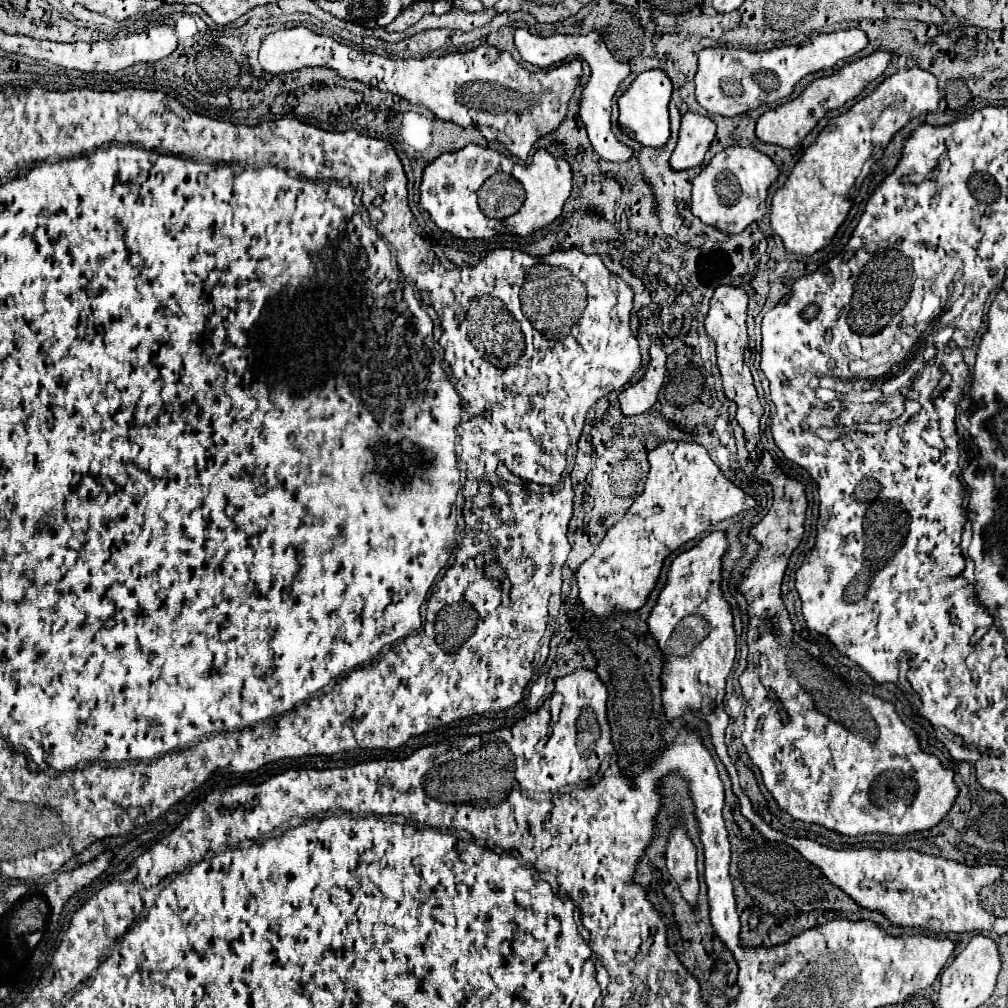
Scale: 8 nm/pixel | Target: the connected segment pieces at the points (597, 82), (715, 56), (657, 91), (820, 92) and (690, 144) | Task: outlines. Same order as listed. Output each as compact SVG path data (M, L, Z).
M518 28L516 30L516 48L522 54L522 58L534 66L546 66L546 64L554 64L556 60L564 60L568 56L580 56L582 60L586 60L590 64L592 76L588 80L588 86L584 88L582 94L582 102L580 102L580 118L588 130L590 142L596 150L596 154L602 160L610 160L610 162L626 162L632 156L632 148L622 144L614 132L612 132L612 124L610 124L610 114L612 114L612 98L620 86L620 82L632 72L630 64L618 62L614 60L614 56L610 54L610 50L606 48L600 32L590 32L584 36L570 36L570 34L554 34L554 36L534 36L530 34L526 28Z
M862 28L820 34L800 46L782 46L766 52L748 52L736 48L704 48L700 52L696 82L696 100L708 114L738 116L762 104L788 98L796 84L818 70L828 70L844 58L852 58L868 46L868 36Z
M660 68L642 72L630 88L620 96L618 108L620 108L620 126L632 134L634 140L638 140L642 146L664 146L670 138L670 122L668 122L668 102L672 96L672 82L668 74Z
M874 52L874 54L866 56L866 58L860 58L860 60L854 60L852 64L846 64L840 72L836 72L832 76L824 76L820 80L814 80L812 84L806 86L806 90L798 98L782 104L782 106L778 106L774 110L764 112L758 118L758 124L756 124L756 138L760 142L782 146L782 148L794 148L794 146L802 144L802 140L812 132L812 128L818 124L818 120L826 112L830 112L834 108L840 108L844 102L848 102L848 100L856 98L858 94L862 94L862 90L872 80L882 76L888 62L890 62L888 52Z
M686 112L680 124L678 146L670 156L670 166L674 170L688 170L700 166L714 140L714 134L716 124L712 118L696 112Z

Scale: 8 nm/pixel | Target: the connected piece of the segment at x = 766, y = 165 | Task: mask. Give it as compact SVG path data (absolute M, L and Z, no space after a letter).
M730 146L718 152L704 170L694 178L692 188L692 212L704 222L720 232L738 234L752 222L758 222L766 214L768 188L778 178L776 164L762 152L754 148Z

